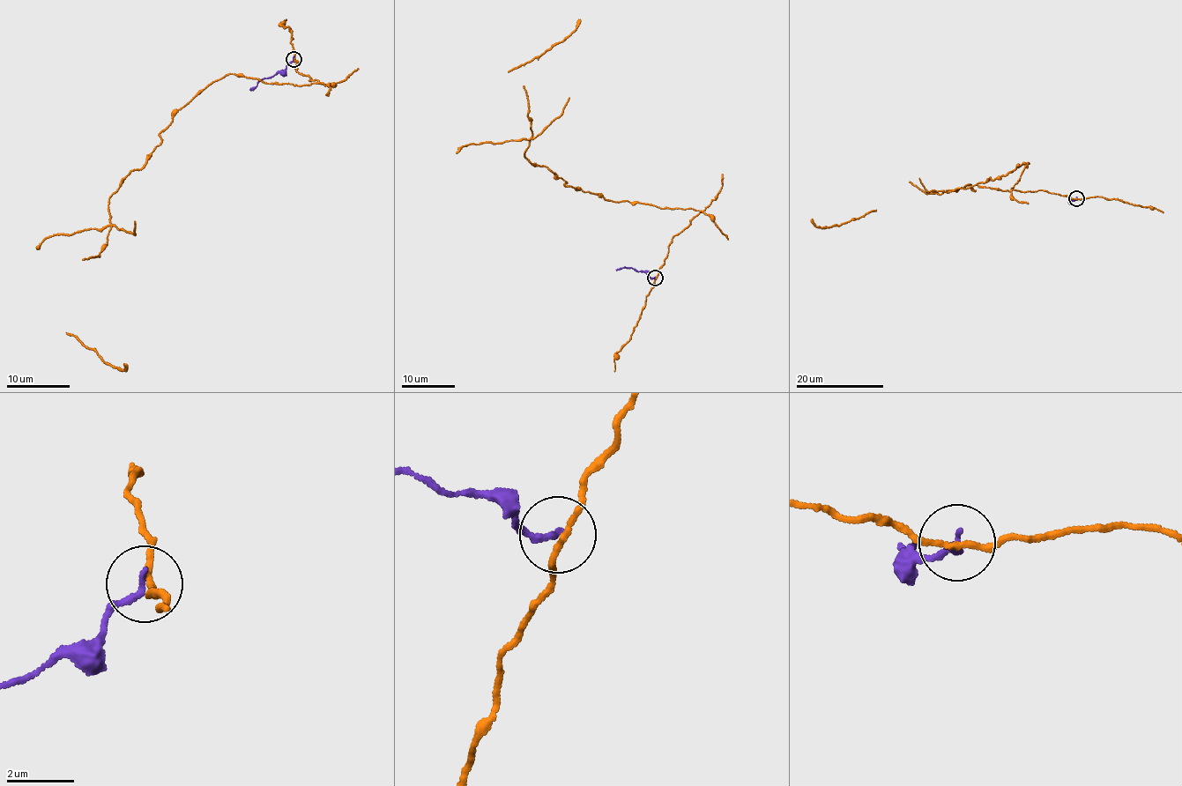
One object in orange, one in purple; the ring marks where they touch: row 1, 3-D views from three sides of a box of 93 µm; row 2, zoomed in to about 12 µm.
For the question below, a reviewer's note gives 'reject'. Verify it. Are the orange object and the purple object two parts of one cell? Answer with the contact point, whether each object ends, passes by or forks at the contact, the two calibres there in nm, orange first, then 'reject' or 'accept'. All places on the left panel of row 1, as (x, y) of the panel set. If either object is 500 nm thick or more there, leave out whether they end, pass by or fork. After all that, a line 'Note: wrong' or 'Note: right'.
(293, 59) | orange passes by | purple ends | 140/190 nm | reject
Note: right

